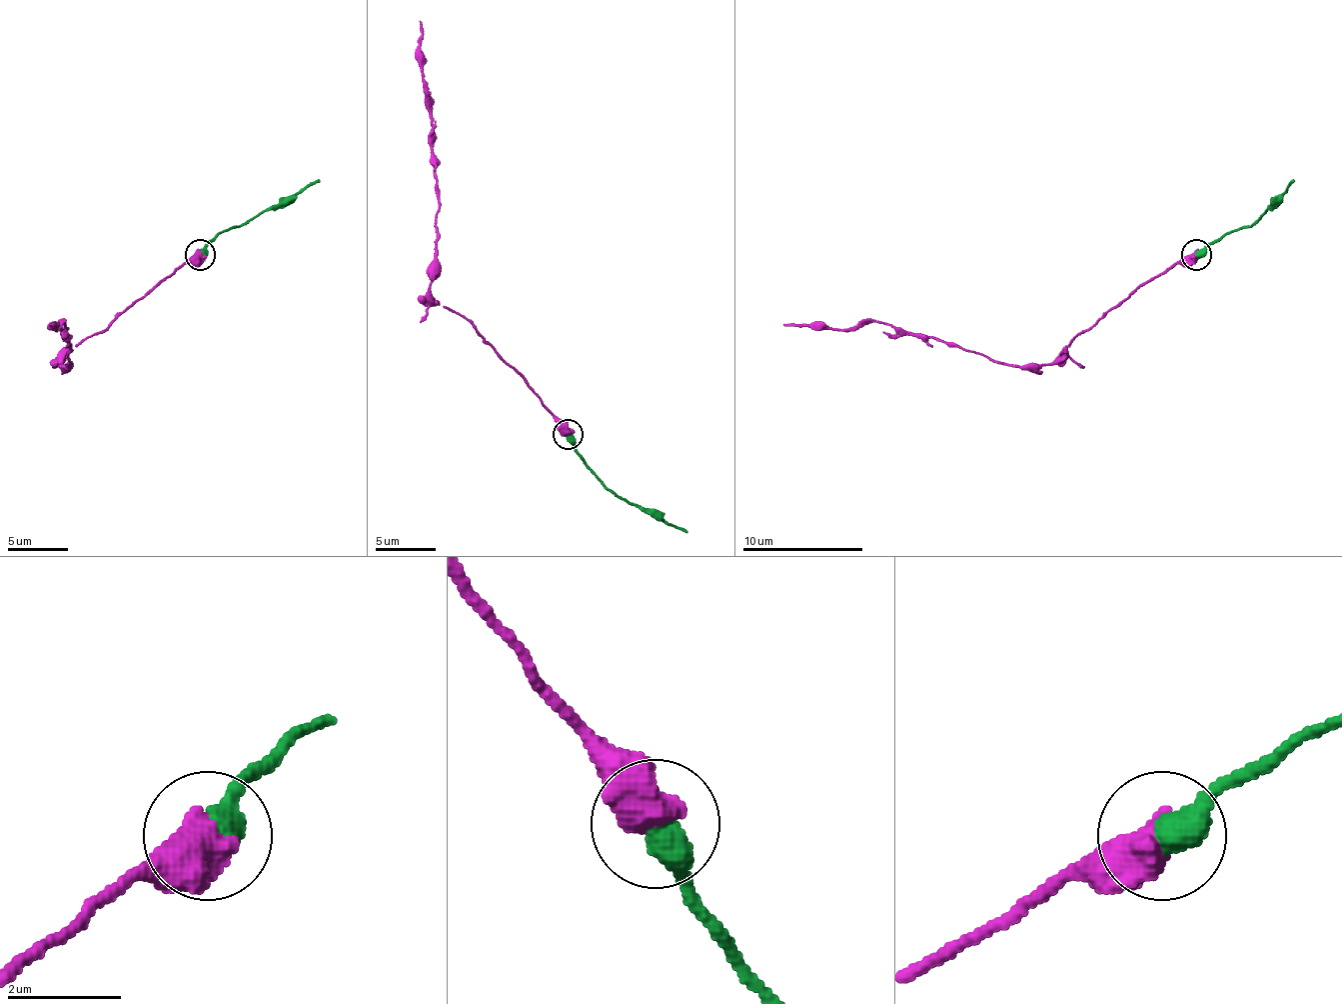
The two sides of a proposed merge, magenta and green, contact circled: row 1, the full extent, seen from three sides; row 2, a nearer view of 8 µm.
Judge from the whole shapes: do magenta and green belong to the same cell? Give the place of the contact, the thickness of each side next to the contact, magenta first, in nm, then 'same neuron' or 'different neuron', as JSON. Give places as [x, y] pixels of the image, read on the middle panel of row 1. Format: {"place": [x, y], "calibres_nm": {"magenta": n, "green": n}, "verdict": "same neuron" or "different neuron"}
{"place": [568, 434], "calibres_nm": {"magenta": 750, "green": 550}, "verdict": "same neuron"}

